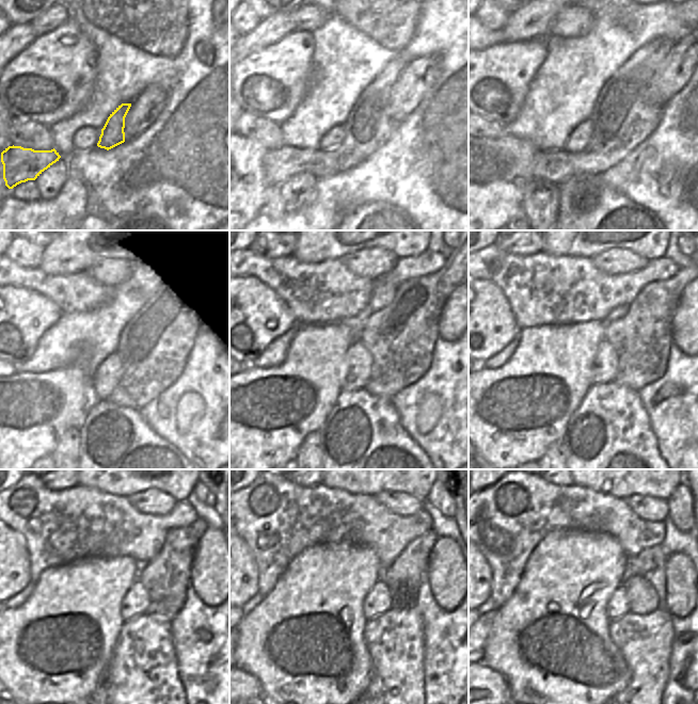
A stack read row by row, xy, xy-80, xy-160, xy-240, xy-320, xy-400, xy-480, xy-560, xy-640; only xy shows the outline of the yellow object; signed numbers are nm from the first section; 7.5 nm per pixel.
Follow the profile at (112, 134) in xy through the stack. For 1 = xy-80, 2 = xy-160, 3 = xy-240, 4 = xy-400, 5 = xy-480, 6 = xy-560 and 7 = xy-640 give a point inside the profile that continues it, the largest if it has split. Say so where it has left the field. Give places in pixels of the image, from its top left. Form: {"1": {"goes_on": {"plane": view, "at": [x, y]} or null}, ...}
{"1": {"goes_on": {"plane": "xy-80", "at": [368, 126]}}, "2": {"goes_on": {"plane": "xy-160", "at": [621, 120]}}, "3": {"goes_on": {"plane": "xy-240", "at": [154, 346]}}, "4": {"goes_on": {"plane": "xy-400", "at": [641, 338]}}, "5": {"goes_on": {"plane": "xy-480", "at": [165, 578]}}, "6": {"goes_on": {"plane": "xy-560", "at": [402, 577]}}, "7": {"goes_on": {"plane": "xy-640", "at": [651, 558]}}}

